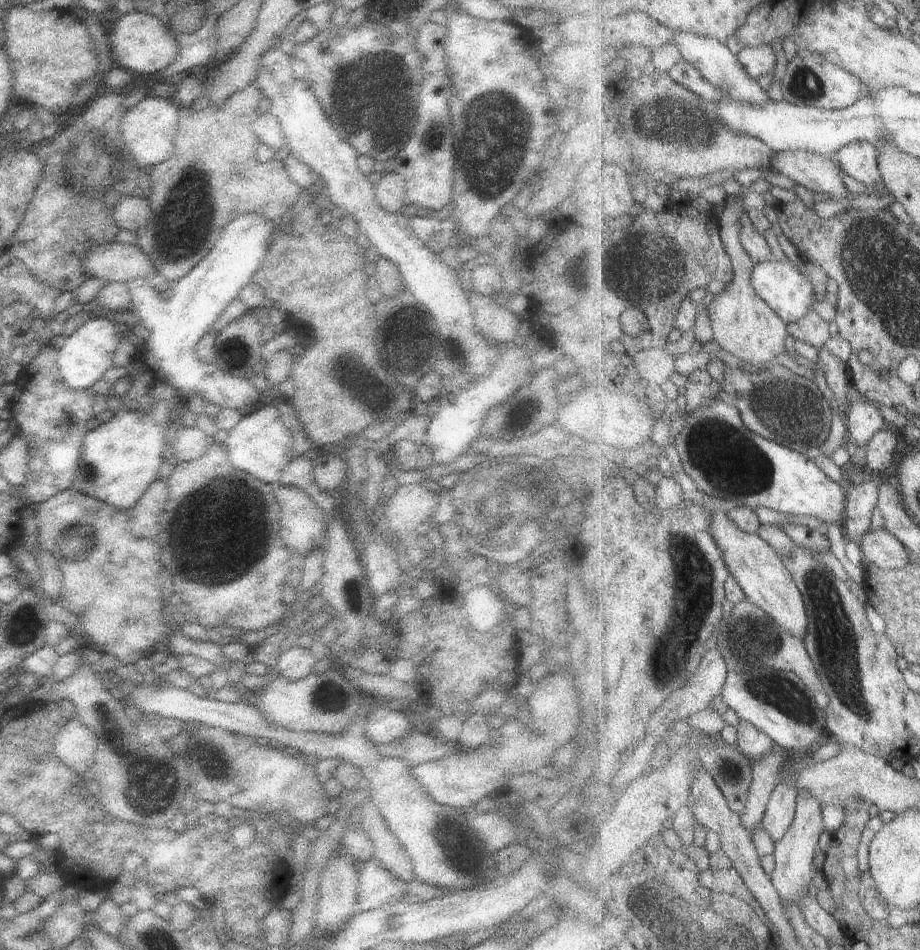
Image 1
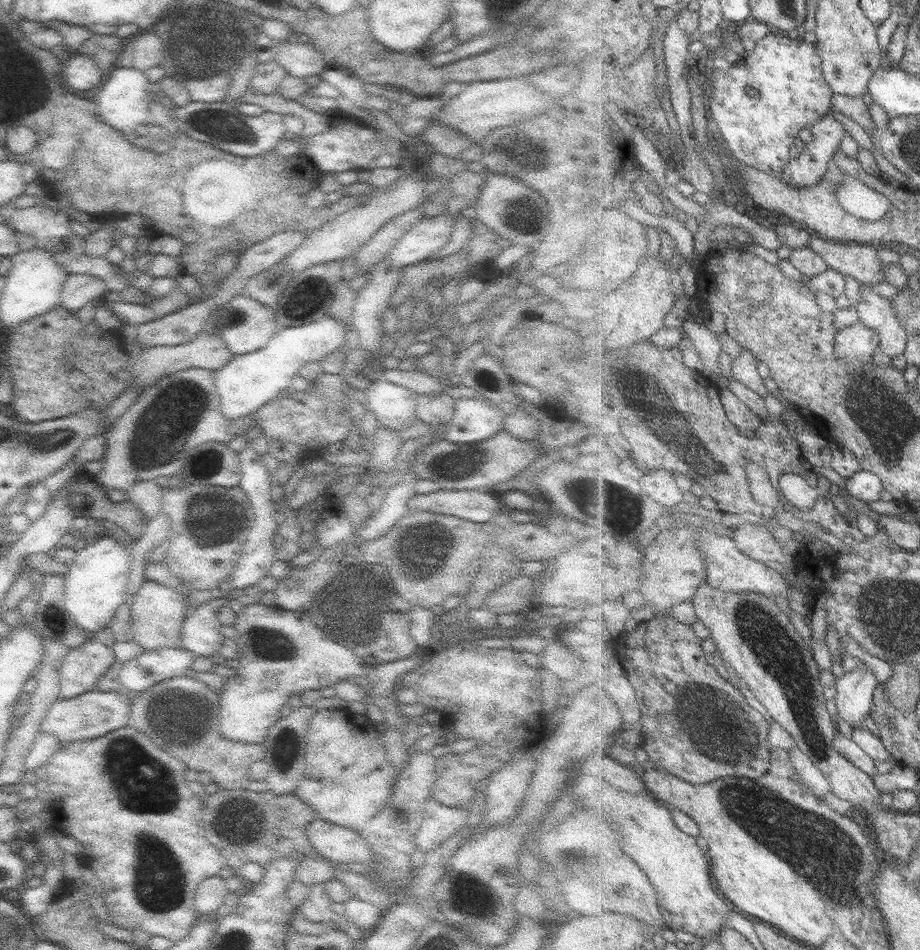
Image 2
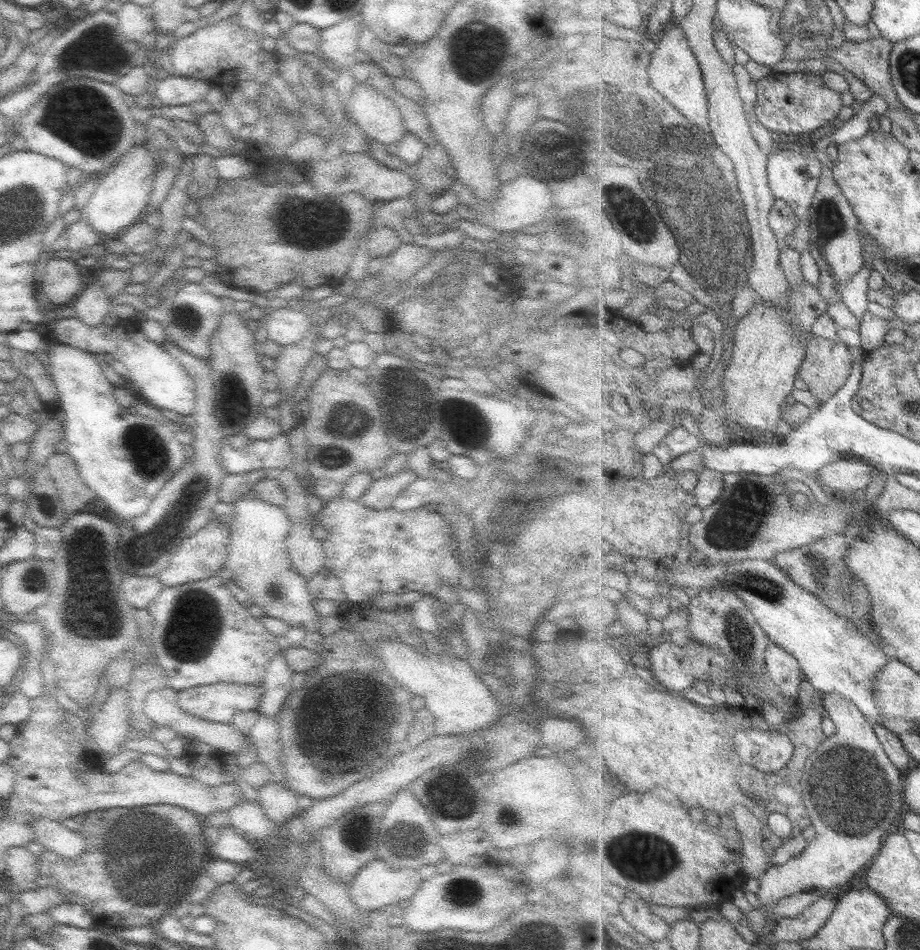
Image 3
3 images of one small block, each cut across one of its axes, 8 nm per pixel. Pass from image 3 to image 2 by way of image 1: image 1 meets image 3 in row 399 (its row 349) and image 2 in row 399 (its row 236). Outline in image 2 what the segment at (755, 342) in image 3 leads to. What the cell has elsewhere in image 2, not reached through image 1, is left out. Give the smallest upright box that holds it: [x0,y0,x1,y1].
[718,388,764,438]

